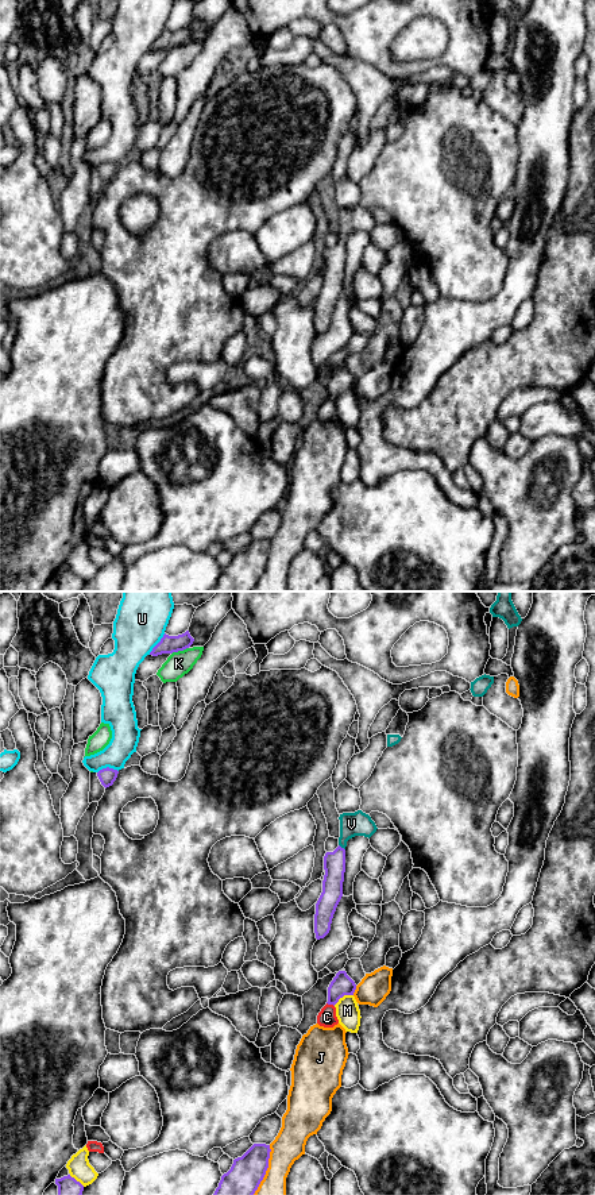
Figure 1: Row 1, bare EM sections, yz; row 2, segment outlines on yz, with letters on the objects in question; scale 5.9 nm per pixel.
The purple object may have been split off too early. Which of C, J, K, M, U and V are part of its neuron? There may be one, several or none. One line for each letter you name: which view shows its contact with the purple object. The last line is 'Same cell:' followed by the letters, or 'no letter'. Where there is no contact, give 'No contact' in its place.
V: Touches purple in yz
Same cell: V

